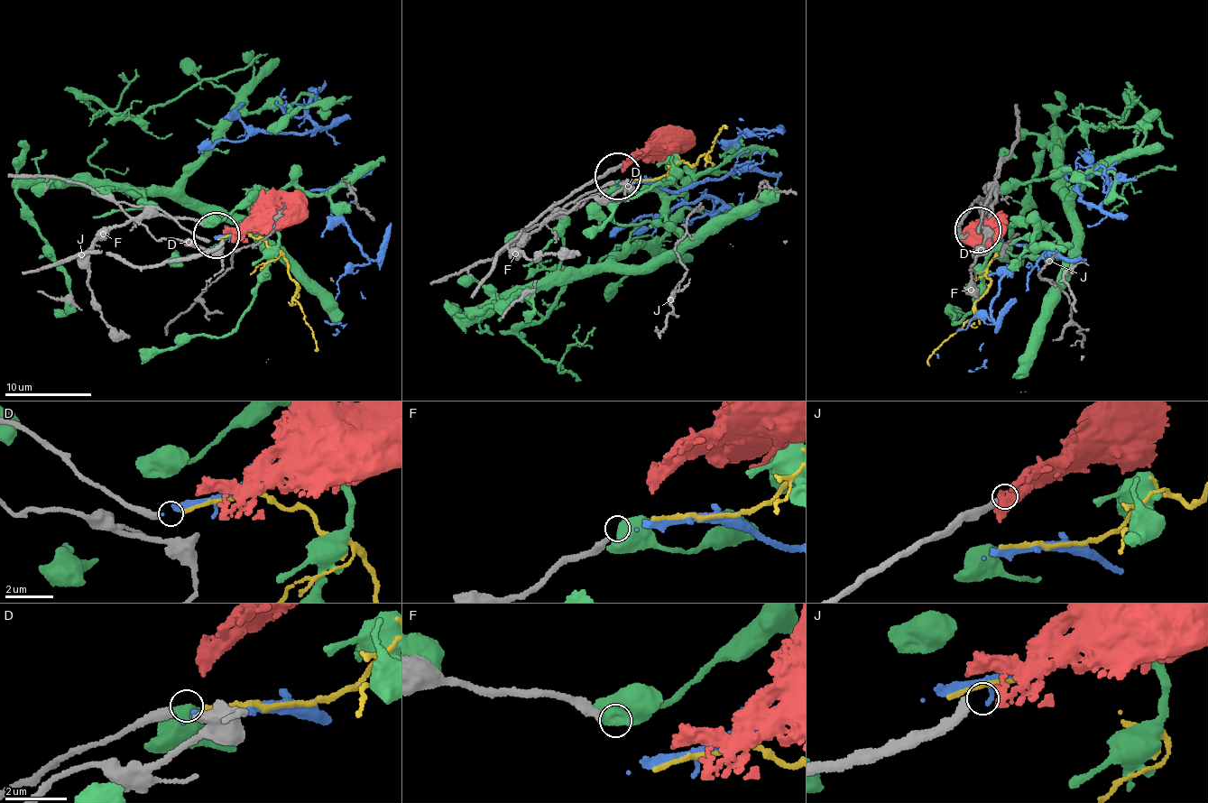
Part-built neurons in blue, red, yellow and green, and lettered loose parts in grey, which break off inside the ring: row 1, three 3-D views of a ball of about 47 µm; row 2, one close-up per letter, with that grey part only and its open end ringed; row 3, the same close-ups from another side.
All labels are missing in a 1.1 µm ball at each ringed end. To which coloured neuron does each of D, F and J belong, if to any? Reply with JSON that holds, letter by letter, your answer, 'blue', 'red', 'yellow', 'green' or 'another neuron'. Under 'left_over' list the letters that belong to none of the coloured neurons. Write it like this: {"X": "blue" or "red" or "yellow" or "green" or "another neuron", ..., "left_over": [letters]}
{"D": "yellow", "F": "another neuron", "J": "red", "left_over": ["F"]}

